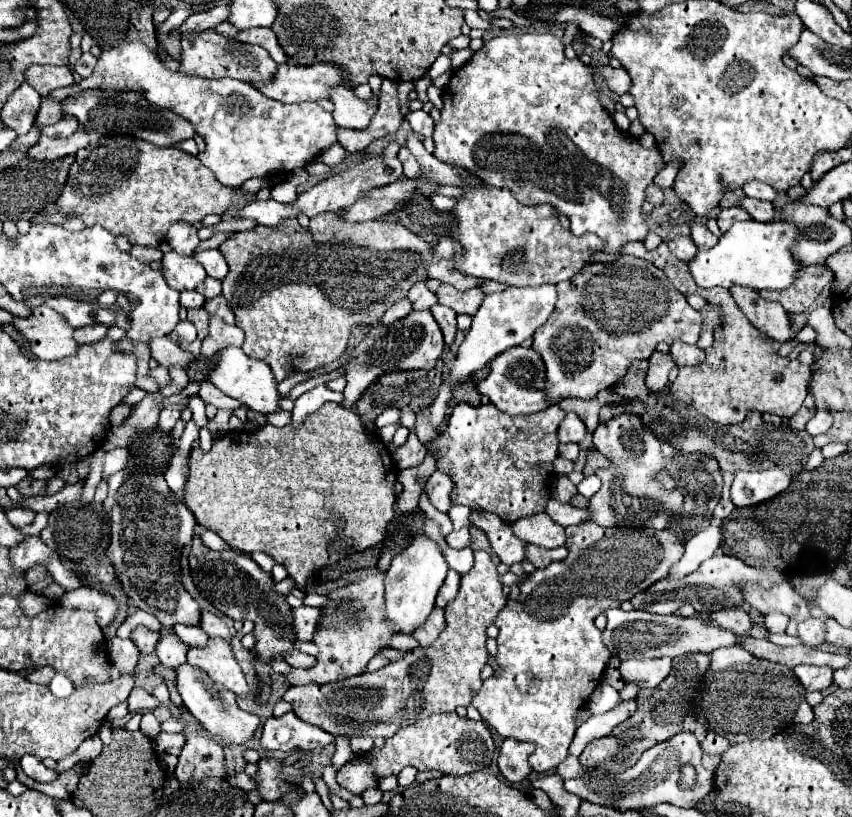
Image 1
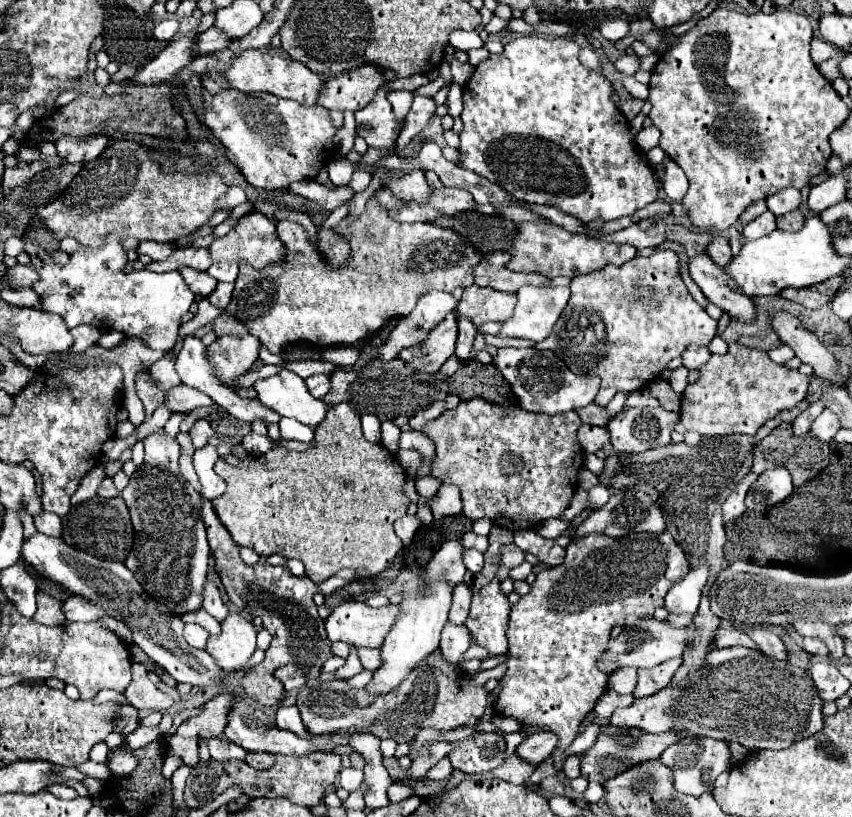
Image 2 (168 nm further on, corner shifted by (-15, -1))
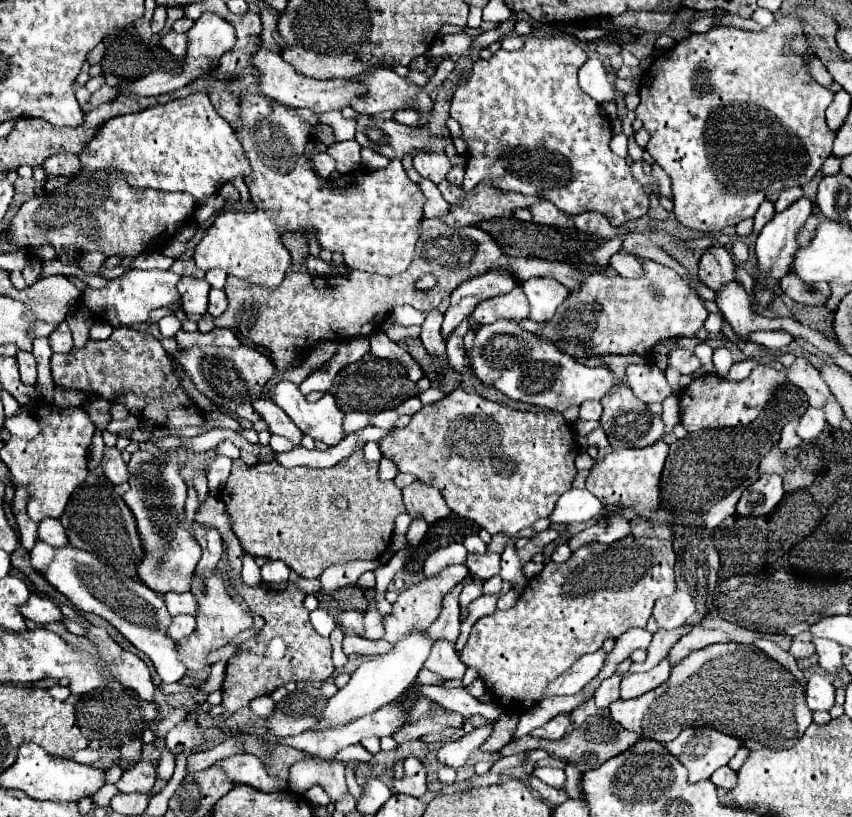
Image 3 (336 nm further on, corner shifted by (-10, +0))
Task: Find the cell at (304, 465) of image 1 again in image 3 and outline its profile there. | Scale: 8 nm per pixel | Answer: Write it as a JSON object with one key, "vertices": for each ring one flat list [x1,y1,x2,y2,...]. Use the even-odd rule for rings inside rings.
{"vertices":[[356,450,350,458,328,470,306,466,288,470,276,460,250,468,234,466,224,490,220,492,220,498,226,504,234,534,238,536,244,552,268,560,282,560,302,578,318,578,332,564,380,558,392,540,396,516,404,512,400,488,396,488,394,482,382,482,378,478,378,462,364,462,362,450],[336,496,344,496,348,500,346,510,340,510,332,504]]}

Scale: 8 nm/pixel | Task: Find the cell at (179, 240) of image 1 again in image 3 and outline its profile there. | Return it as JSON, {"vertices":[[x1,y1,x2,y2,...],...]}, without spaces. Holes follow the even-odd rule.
{"vertices":[[176,260,170,268,172,272,176,272,178,276,192,276,192,278,204,278,204,272,200,268,196,268,194,260]]}

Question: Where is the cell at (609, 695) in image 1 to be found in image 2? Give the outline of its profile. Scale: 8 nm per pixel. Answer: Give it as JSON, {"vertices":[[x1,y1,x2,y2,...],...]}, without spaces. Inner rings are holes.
{"vertices":[[593,721,591,725,587,725,587,727,575,737,575,741,571,743,571,749,569,749,567,753,571,755,571,753,585,753,585,751,589,751,589,749,595,745,595,741,597,741,599,729,601,729,601,721]]}

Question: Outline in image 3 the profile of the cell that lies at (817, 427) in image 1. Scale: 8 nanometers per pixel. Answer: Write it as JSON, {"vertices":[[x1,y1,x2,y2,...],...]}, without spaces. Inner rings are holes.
{"vertices":[[808,408,806,414,798,422,796,434,802,440,816,440,818,434,824,430,824,426,826,426,826,418,824,418,822,408]]}

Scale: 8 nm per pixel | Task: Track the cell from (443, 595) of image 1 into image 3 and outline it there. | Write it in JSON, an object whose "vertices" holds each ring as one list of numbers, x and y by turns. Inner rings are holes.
{"vertices":[[452,594,444,596,442,612,434,620,434,624,428,626,426,634,428,634,428,638,432,642,436,642,436,640,456,642,456,638,460,634,460,606,458,606,458,598,456,596,452,596]]}

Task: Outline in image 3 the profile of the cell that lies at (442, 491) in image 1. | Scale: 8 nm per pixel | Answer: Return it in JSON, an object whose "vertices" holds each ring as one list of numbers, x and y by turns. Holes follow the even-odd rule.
{"vertices":[[414,482,402,490,402,496,406,514,412,518,424,518,428,524,432,524,450,514,450,508,446,506,438,488,432,488,428,484]]}

